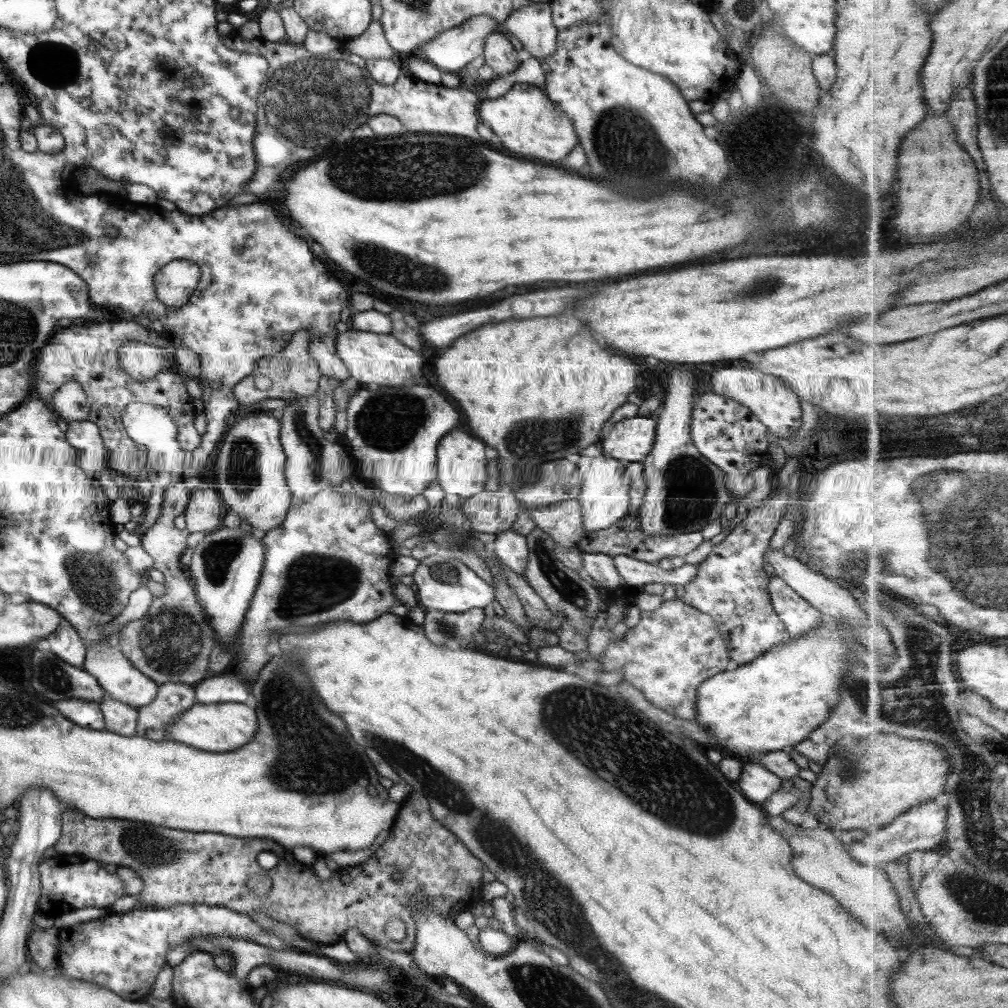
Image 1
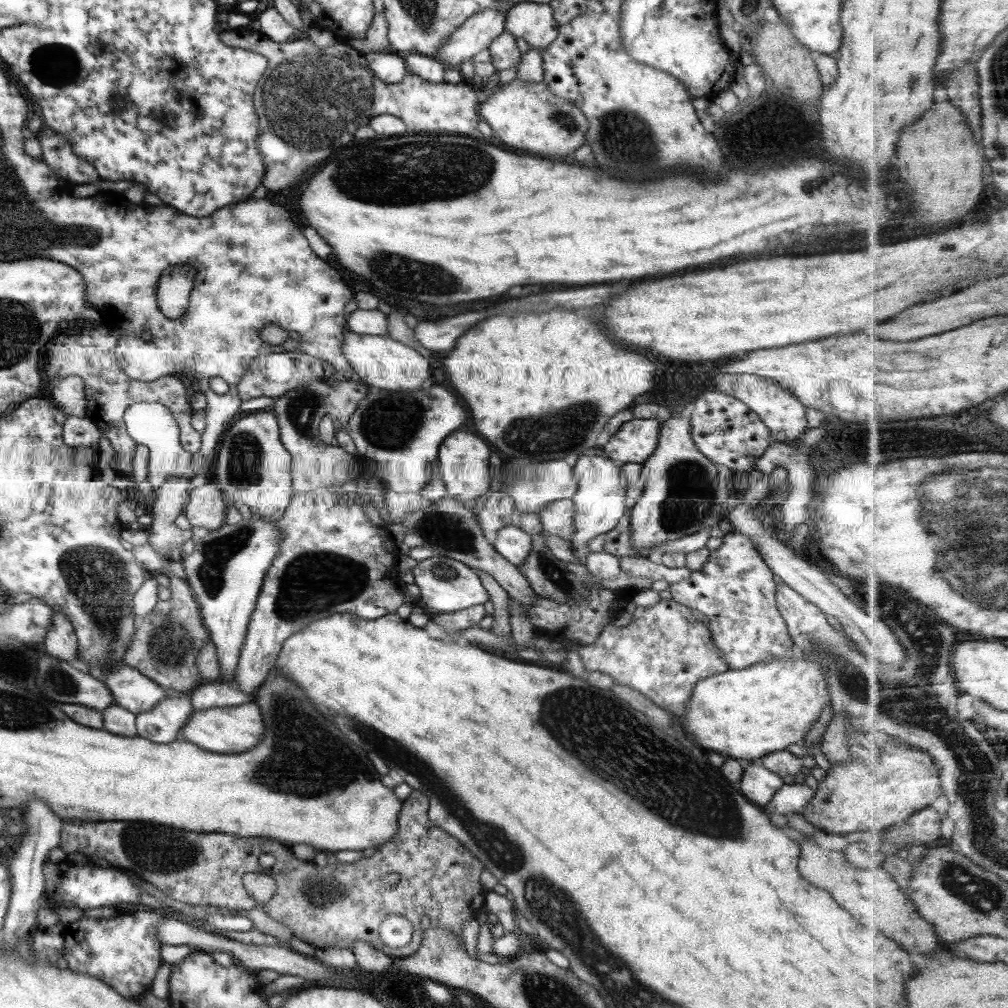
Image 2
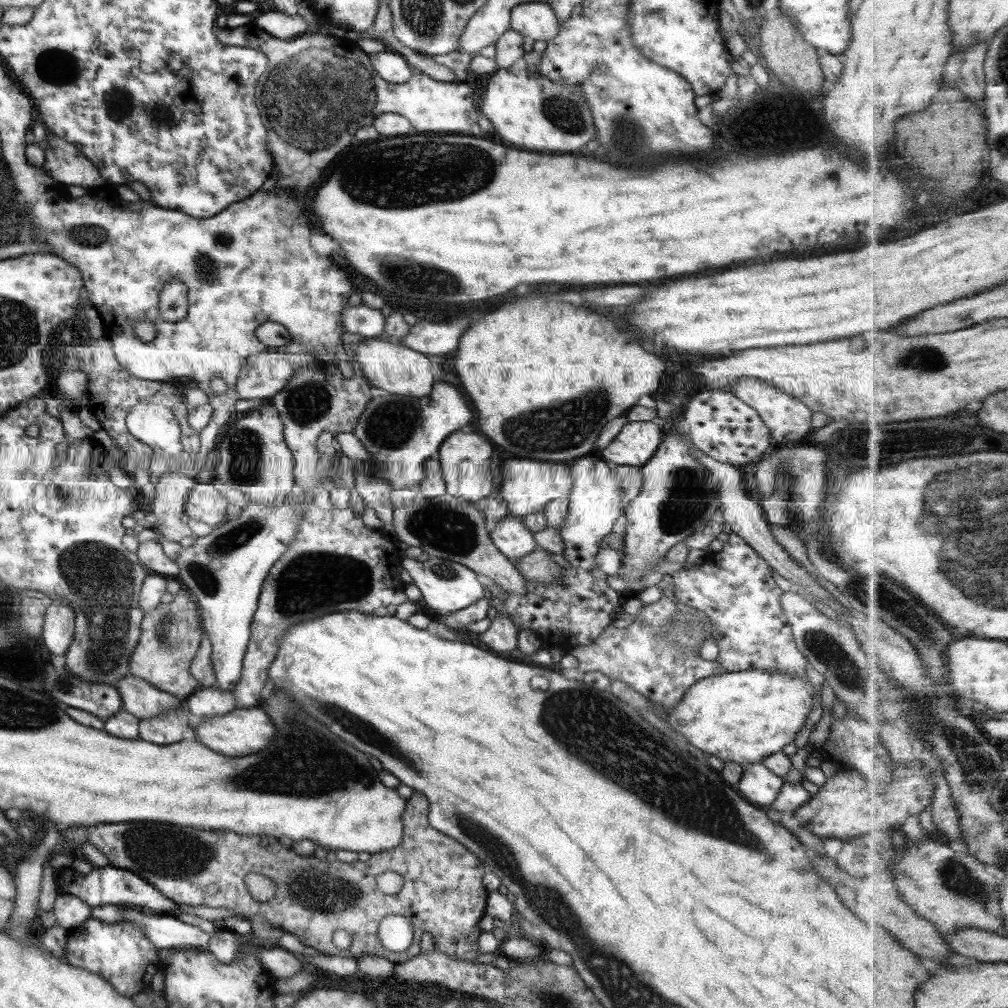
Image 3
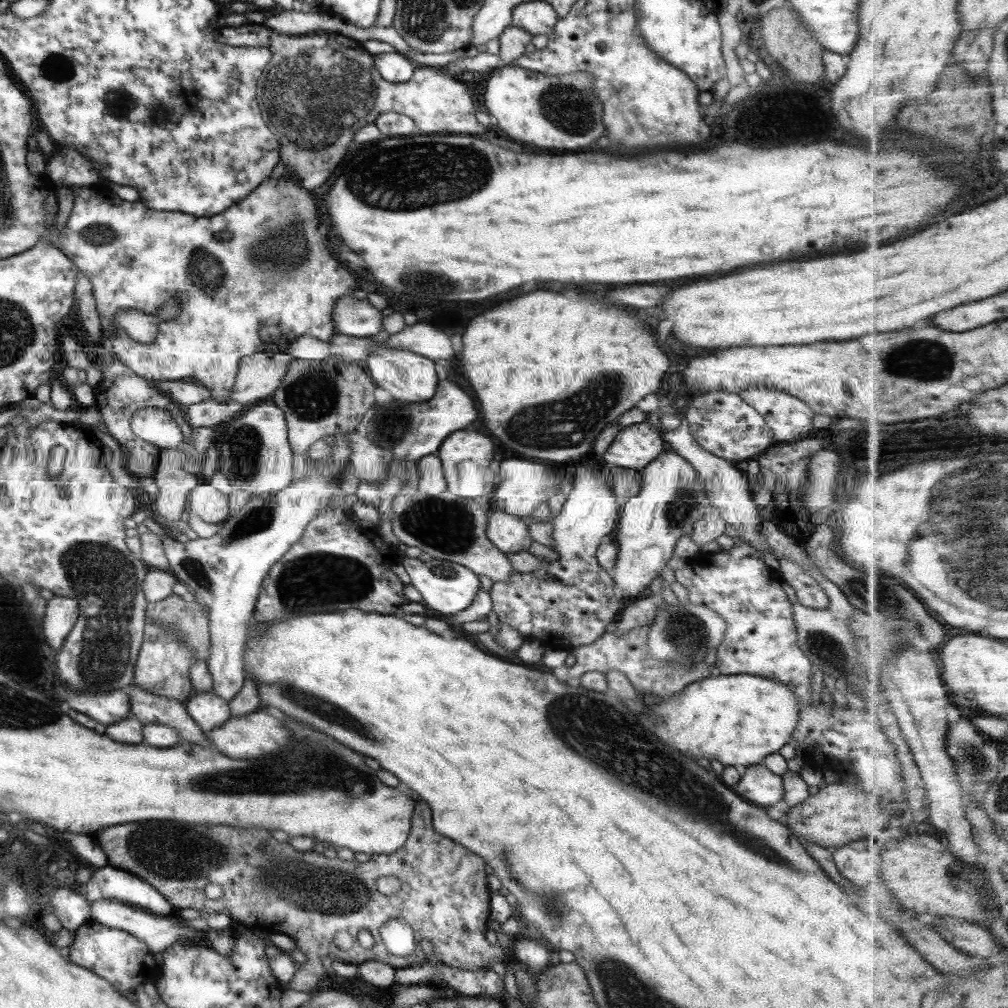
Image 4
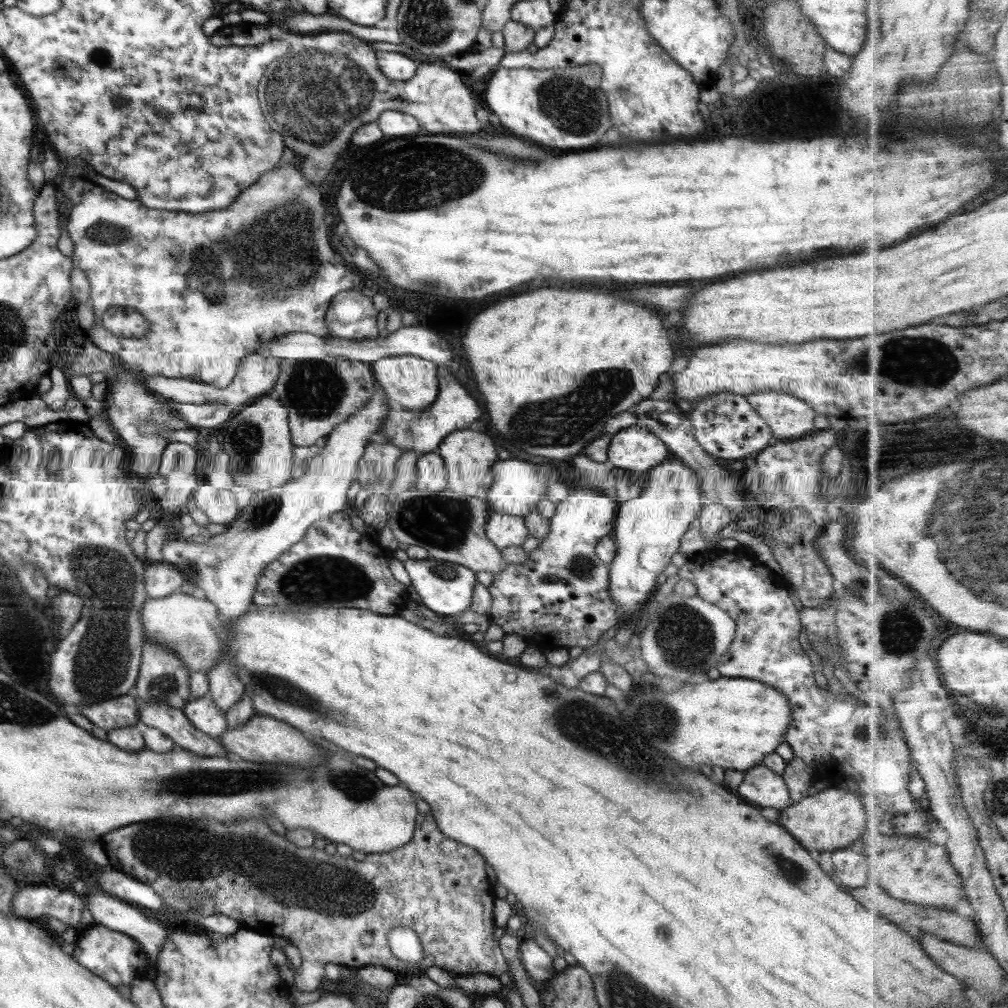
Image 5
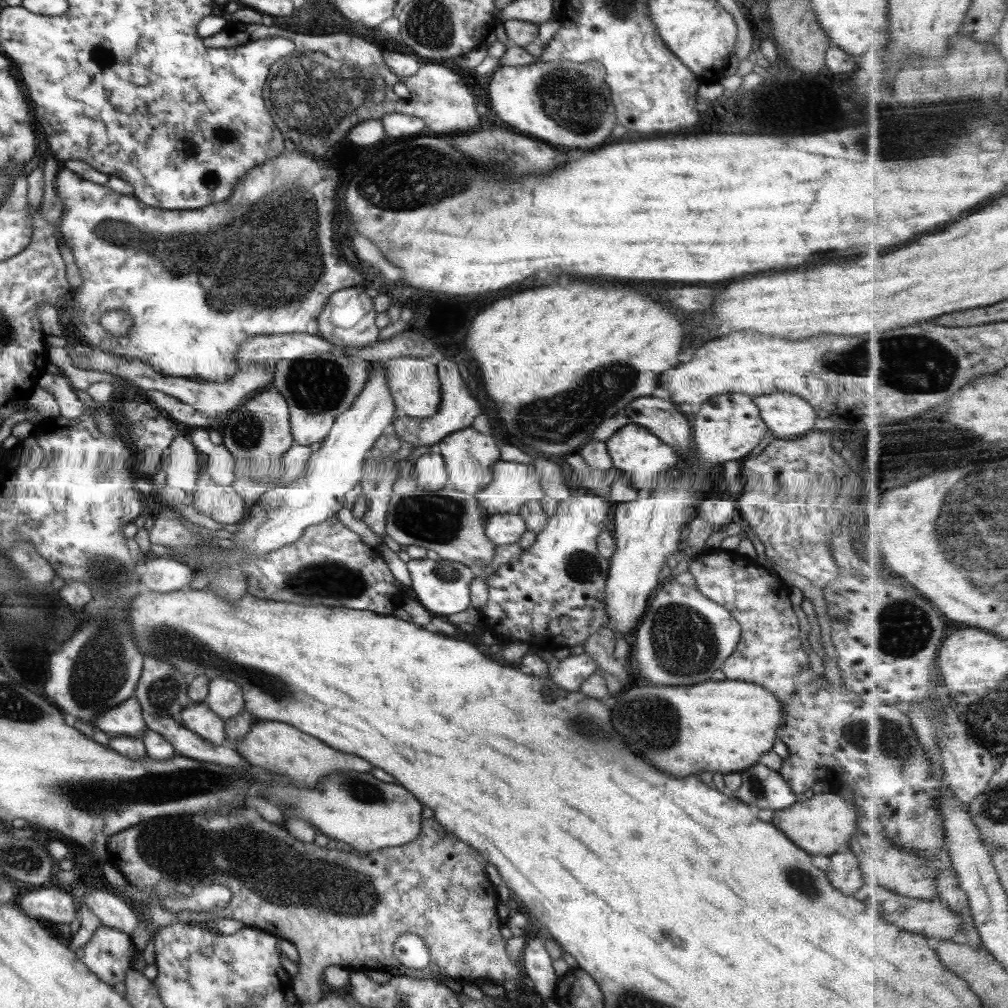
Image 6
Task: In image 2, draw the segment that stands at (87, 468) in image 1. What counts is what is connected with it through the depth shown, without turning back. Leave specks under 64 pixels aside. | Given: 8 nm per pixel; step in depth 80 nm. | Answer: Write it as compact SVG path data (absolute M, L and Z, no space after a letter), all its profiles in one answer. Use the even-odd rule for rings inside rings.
M66 416L63 426L63 442L66 447L91 448L99 452L100 429L86 416Z

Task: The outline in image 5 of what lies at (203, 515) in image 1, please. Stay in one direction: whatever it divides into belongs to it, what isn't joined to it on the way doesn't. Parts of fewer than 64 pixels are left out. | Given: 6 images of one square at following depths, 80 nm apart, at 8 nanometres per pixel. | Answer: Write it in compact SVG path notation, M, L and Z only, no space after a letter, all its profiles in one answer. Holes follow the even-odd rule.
M200 484L192 499L196 501L196 508L208 517L209 523L227 526L238 516L234 494L230 494L230 490L216 490L210 484Z

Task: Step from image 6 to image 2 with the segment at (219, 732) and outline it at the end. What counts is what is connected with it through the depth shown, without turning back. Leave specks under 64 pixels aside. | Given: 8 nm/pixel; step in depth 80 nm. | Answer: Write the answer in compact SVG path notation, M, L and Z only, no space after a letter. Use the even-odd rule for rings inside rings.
M222 680L202 682L190 695L194 711L214 707L235 707L254 700L245 695L236 683Z

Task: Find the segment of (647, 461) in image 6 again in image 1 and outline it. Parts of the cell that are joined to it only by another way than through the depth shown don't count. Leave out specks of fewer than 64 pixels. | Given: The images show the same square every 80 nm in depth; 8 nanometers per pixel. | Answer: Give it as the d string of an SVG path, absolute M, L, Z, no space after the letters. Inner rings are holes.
M642 415L615 422L611 426L610 432L599 441L603 454L625 462L626 464L629 462L643 462L645 456L648 456L648 453L652 450L656 425L657 422L651 417Z

